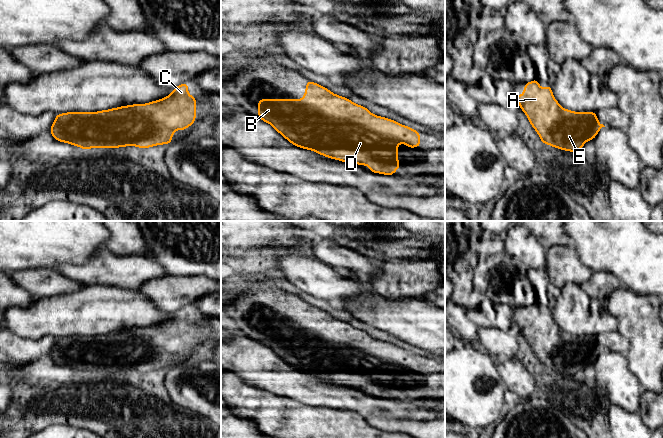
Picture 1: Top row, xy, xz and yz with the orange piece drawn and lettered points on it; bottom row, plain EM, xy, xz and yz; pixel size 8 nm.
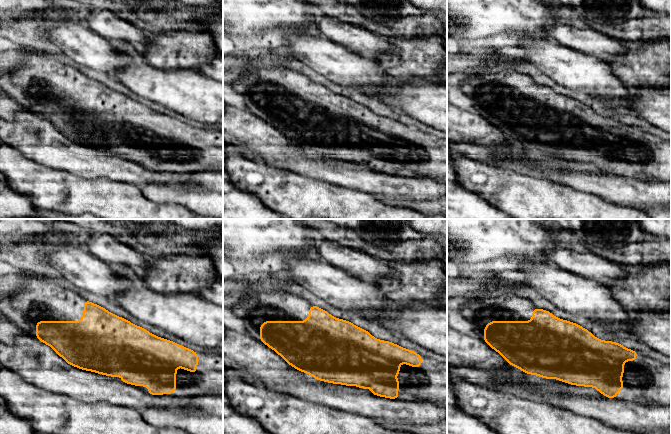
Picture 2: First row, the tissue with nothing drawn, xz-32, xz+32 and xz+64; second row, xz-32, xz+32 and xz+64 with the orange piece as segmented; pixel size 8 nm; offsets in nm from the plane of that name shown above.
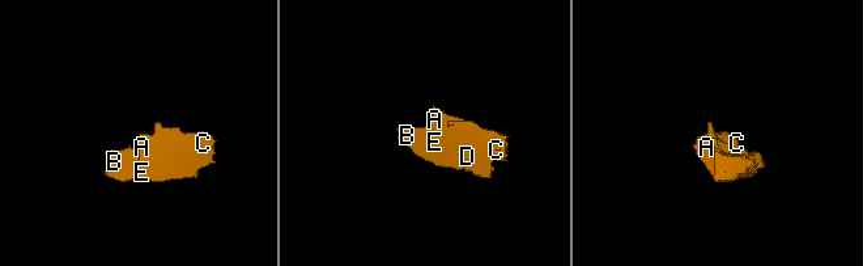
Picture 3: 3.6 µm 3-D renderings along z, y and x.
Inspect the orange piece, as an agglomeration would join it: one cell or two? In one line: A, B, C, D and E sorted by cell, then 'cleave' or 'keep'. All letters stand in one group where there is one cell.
A B C D E | keep

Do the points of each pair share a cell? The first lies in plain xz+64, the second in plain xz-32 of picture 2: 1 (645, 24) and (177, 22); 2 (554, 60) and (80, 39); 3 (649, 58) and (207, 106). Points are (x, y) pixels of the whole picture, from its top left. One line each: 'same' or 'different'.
1: same
2: same
3: different

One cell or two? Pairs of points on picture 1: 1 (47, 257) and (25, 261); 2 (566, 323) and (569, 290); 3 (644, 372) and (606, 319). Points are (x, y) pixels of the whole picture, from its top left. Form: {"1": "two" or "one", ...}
{"1": "one", "2": "one", "3": "two"}

